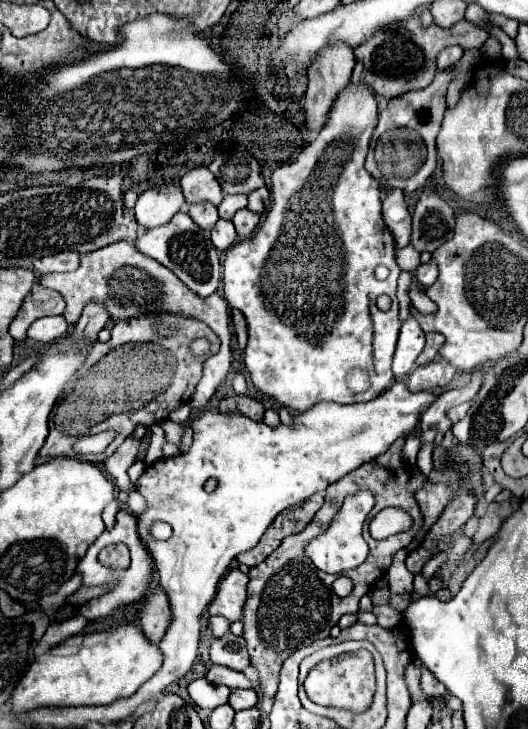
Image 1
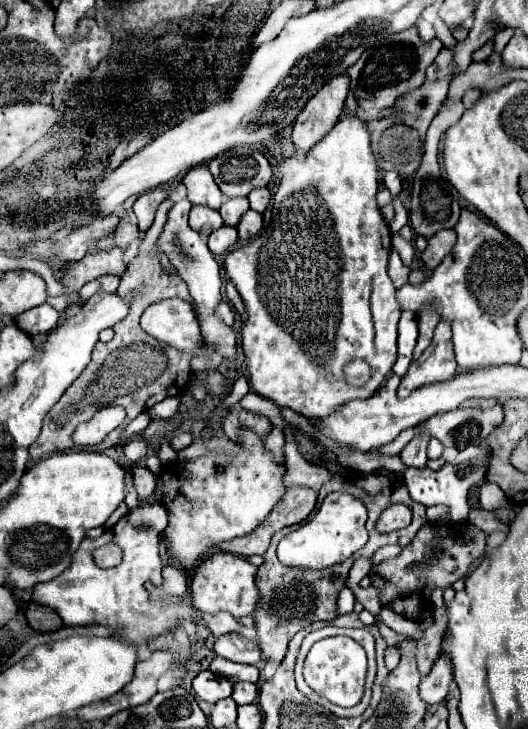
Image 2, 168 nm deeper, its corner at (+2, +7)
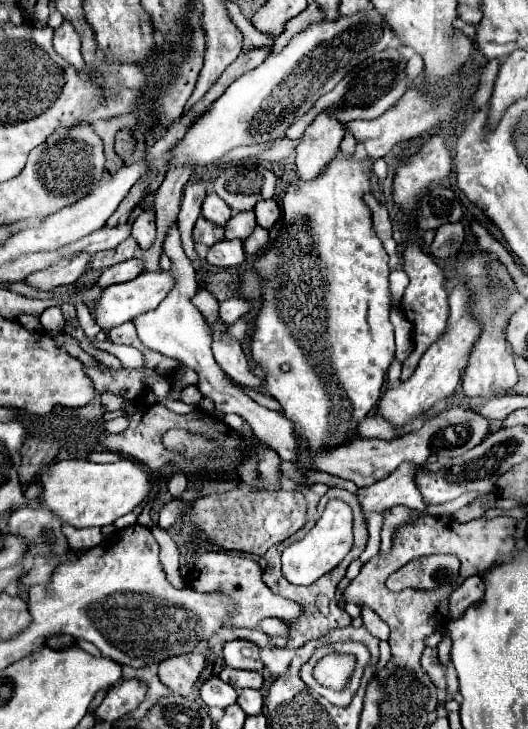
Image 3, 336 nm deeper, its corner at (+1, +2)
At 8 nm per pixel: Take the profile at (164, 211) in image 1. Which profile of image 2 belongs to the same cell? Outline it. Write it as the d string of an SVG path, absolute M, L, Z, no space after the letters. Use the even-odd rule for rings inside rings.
M157 186L155 190L149 190L147 194L141 194L137 200L135 200L135 204L133 204L133 212L135 212L135 216L137 216L137 224L139 224L139 230L141 232L145 232L149 226L151 226L151 222L153 222L153 218L155 218L155 210L157 210L157 206L163 202L163 200L167 200L169 198L169 190L165 188L165 186Z

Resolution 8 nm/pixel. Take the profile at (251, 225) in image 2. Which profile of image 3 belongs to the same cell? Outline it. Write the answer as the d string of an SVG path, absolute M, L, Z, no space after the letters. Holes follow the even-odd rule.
M256 227L254 233L244 241L244 251L246 251L248 255L260 255L260 253L266 251L268 241L270 241L268 231L262 229L262 227Z

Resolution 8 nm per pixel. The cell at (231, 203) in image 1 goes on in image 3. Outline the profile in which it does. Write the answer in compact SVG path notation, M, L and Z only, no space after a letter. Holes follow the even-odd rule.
M244 211L244 213L236 213L232 215L232 219L226 223L226 239L248 239L248 235L252 235L252 231L256 229L256 217L254 211Z

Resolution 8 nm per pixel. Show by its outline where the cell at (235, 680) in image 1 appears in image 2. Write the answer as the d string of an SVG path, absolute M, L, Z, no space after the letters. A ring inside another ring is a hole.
M215 658L211 662L209 670L213 674L219 674L219 676L227 678L231 684L237 684L237 682L257 682L257 678L259 678L259 670L255 666L229 662L225 658Z

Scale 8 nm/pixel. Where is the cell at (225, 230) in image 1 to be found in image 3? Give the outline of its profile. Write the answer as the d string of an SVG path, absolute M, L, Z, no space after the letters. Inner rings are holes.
M220 241L208 249L206 261L214 267L238 267L246 261L246 253L242 249L242 241Z

